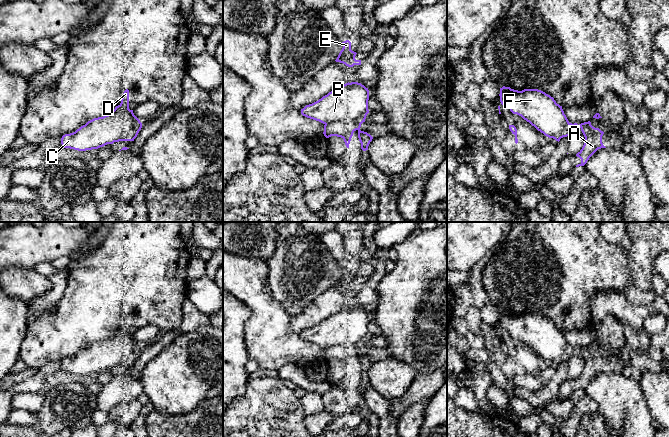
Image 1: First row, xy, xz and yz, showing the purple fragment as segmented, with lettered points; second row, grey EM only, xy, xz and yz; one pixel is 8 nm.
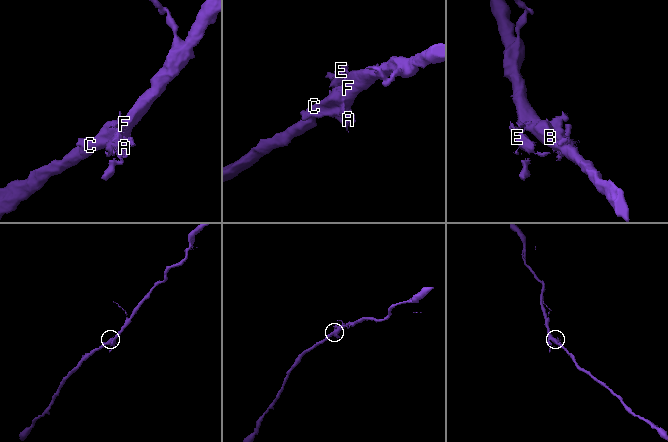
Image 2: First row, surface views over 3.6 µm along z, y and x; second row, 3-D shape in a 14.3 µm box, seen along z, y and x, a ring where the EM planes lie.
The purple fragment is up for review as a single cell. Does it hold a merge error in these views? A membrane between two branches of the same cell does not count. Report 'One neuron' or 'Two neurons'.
One neuron

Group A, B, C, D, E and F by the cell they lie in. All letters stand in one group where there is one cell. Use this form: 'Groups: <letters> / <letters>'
Groups: A B C D E F

